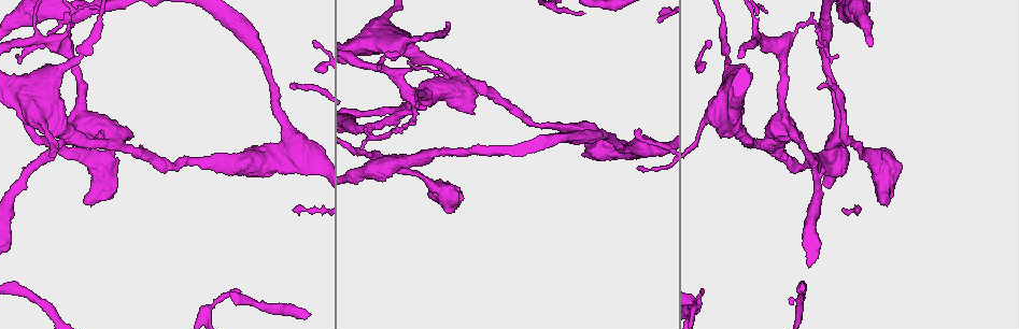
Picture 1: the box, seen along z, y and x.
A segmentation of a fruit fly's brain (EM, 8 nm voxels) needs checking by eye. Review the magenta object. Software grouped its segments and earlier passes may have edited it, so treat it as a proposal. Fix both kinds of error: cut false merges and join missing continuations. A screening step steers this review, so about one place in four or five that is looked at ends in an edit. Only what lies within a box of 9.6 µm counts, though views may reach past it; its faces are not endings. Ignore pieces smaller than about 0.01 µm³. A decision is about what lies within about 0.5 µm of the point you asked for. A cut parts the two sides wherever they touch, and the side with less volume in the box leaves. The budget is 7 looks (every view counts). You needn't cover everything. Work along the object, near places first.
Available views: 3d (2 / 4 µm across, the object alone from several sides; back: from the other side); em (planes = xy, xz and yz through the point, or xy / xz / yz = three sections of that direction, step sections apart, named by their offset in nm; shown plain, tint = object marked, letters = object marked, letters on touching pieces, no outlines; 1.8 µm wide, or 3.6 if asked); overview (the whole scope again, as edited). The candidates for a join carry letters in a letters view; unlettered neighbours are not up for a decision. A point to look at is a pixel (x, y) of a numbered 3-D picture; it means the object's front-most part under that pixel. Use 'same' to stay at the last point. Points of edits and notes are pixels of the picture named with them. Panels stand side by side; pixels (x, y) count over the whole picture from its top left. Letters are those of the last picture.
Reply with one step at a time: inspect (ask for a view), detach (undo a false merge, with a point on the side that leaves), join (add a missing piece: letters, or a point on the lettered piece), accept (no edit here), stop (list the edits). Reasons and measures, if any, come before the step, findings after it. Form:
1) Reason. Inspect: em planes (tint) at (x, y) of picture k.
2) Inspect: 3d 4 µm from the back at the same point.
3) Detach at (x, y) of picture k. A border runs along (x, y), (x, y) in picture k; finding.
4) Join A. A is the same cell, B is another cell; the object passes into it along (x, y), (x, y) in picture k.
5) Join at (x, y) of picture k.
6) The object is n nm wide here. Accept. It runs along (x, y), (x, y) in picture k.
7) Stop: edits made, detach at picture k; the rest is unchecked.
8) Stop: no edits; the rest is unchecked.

Small branch off a trunk. Inspect: 3d 4 µm at (382, 68) of picture 1.

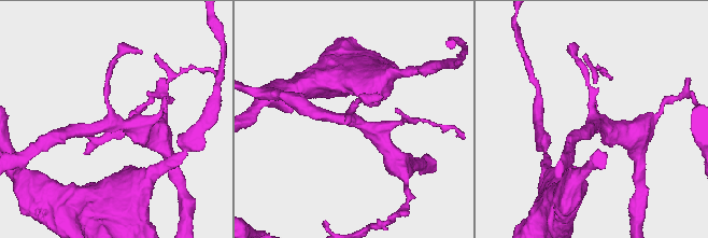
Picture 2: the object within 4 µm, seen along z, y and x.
4 arms meet here. Inspect: em planes (tint) at (593, 121) of picture 2.

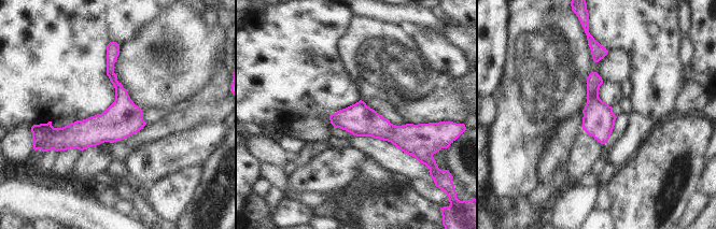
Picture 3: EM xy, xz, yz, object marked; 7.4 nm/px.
Inspect: em planes (letters) at the same point.

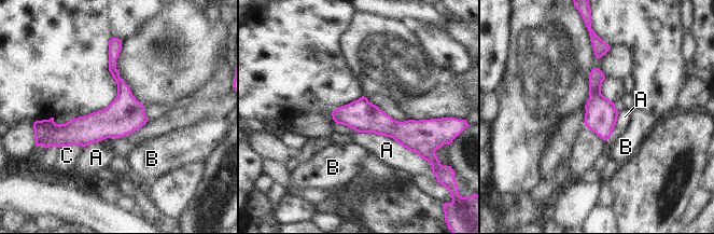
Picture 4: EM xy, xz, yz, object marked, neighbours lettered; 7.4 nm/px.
Accept. A, B and C are other cells; it runs along (112, 49), (122, 101), (61, 143) in picture 4; one neuron here.

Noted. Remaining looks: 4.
Tapers out. Inspect: 3d 2 µm at (584, 13) of picture 1.

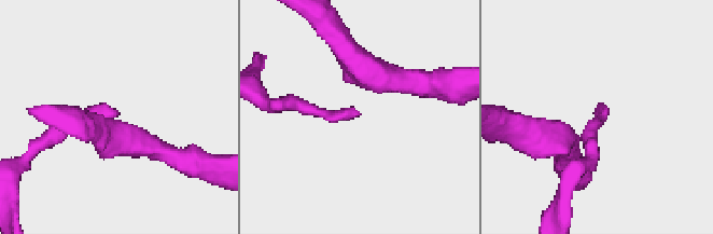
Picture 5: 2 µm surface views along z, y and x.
Need the tissue. Inspect: em 3.6 µm xz step 16 (tint) at (117, 117) of picture 5.

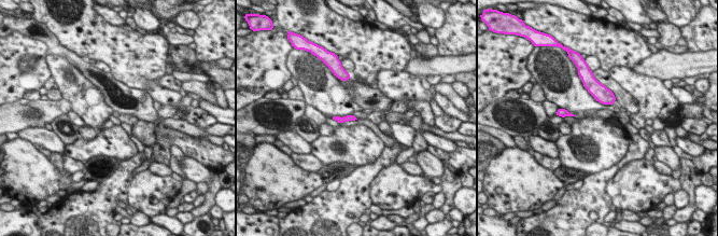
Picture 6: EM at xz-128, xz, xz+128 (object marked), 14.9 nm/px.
Cut it another way. Inspect: em 3.6 µm planes (letters) at the same point.

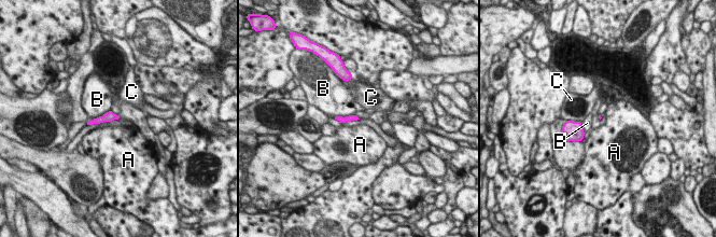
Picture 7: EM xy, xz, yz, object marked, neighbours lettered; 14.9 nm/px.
Accept. A, B and C are other cells; a border runs along (355, 114), (334, 117) in picture 7; no lettered piece goes on from it.

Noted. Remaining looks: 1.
Stop: no edits; the rest is unchecked.

